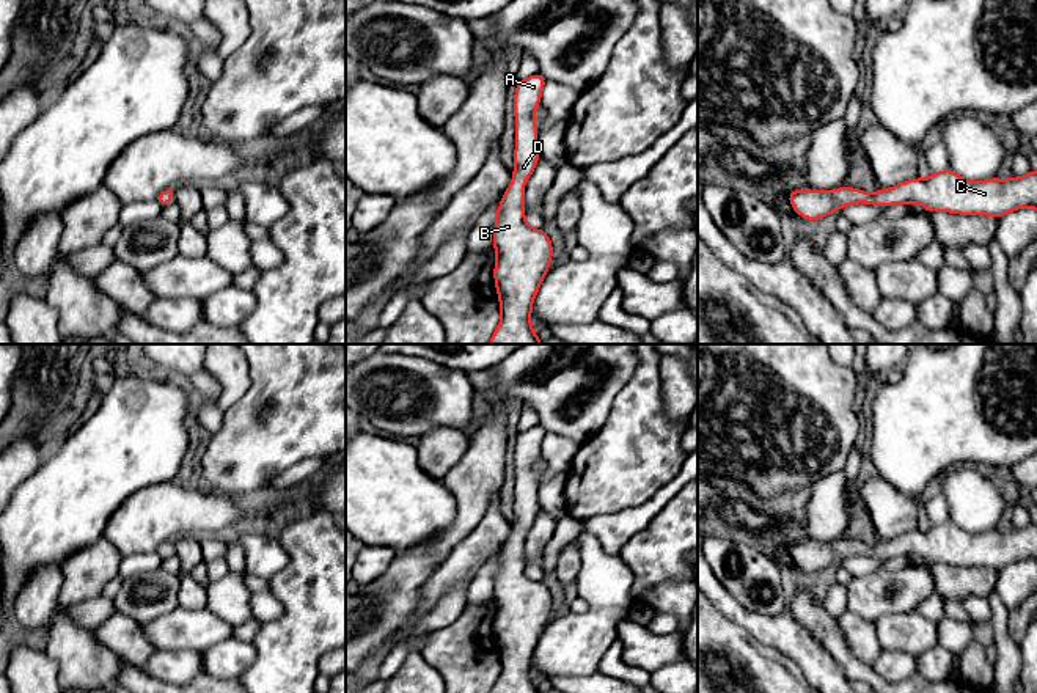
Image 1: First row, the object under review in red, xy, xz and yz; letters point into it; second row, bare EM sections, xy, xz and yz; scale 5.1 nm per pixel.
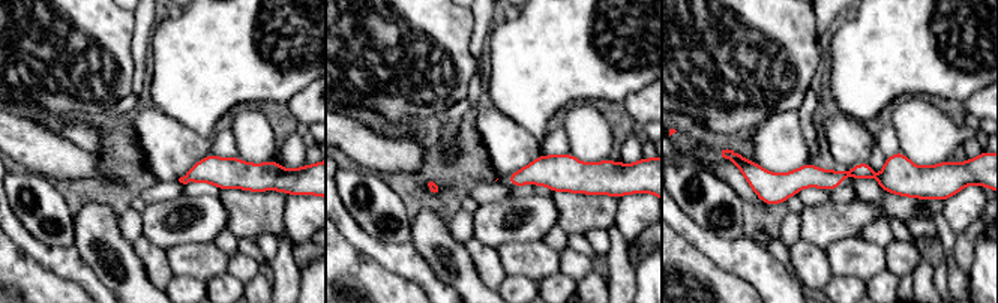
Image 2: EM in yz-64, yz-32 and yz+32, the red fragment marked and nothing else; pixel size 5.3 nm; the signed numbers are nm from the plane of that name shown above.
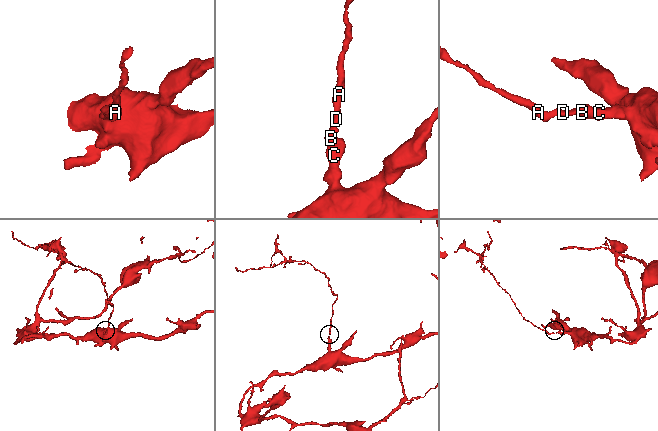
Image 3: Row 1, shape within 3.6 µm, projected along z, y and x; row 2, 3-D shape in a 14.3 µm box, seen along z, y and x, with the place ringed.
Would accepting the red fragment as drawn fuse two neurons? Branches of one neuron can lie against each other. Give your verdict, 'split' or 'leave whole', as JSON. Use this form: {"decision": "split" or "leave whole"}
{"decision": "leave whole"}

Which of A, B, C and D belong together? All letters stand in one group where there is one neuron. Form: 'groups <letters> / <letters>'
groups A B C D

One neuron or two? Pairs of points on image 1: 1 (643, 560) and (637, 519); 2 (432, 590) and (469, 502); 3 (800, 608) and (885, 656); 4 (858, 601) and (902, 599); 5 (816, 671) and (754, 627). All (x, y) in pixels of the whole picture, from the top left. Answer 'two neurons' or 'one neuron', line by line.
1: two neurons
2: two neurons
3: two neurons
4: one neuron
5: one neuron

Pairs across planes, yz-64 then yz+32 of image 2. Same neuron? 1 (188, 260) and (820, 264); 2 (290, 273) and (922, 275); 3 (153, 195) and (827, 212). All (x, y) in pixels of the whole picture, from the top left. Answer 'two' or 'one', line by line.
1: one
2: two
3: two

